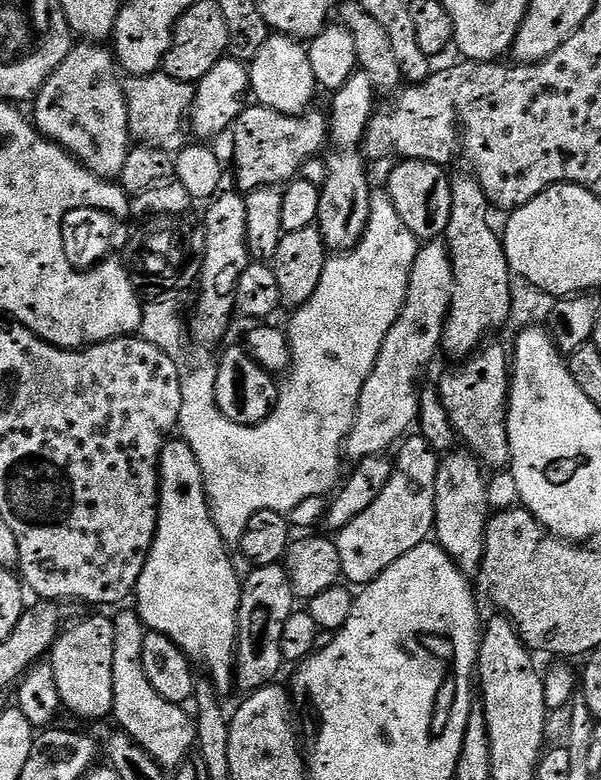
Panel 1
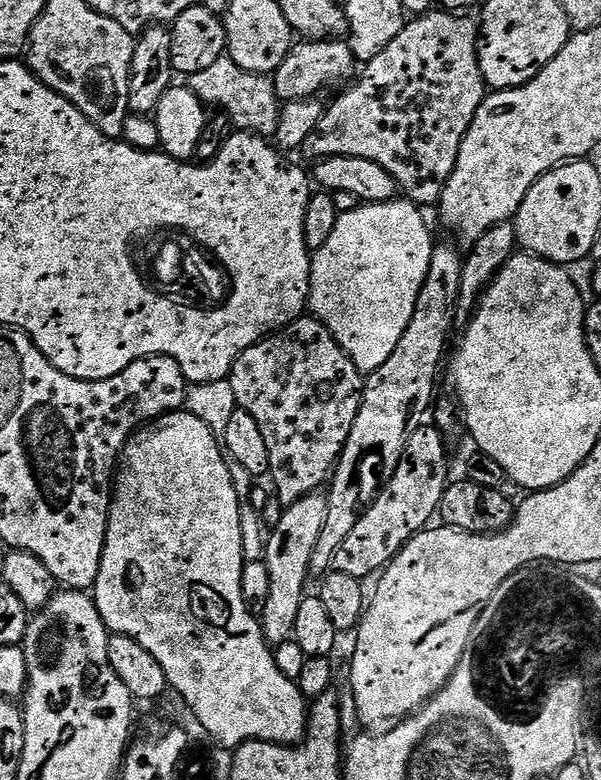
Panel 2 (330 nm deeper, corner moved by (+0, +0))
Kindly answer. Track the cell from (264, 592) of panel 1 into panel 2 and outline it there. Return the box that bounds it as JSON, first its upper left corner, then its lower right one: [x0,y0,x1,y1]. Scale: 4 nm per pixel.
[308,243,464,578]

